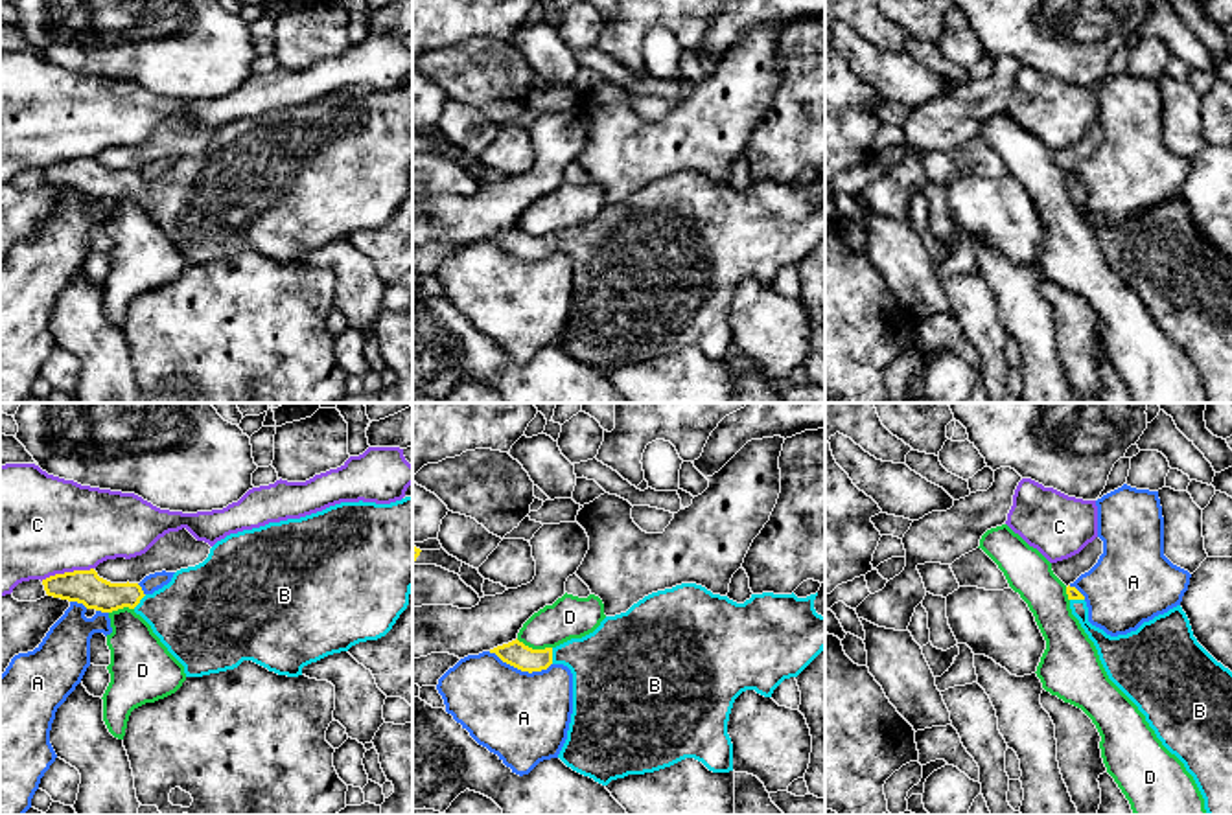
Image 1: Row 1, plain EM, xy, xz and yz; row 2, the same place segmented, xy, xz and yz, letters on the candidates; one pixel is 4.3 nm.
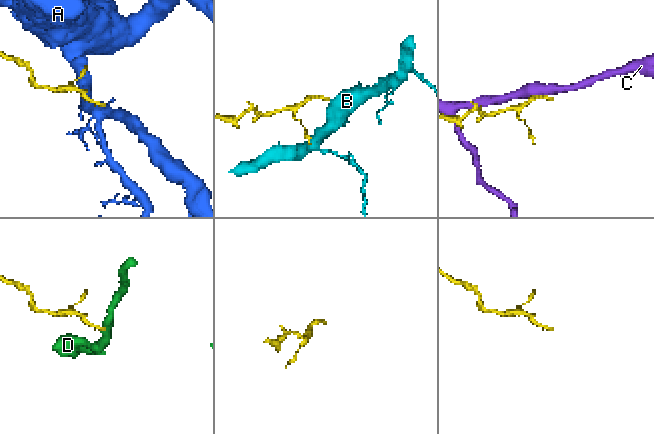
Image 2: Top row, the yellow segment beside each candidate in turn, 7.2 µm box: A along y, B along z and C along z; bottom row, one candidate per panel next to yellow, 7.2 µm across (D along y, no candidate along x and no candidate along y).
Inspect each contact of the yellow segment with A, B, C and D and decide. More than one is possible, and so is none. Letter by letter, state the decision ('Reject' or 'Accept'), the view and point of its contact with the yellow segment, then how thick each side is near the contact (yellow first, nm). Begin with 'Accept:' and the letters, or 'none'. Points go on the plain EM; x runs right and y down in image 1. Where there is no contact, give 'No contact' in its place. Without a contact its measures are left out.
Accept: B
A: Reject. Touches yellow at xz (520, 256). Thickness 110 nm (yellow) against 400 nm
B: Accept. Touches yellow at xz (551, 243). Thickness 110 nm (yellow) against 320 nm
C: Reject. Touches yellow at xy (67, 160). Thickness 150 nm (yellow) against 460 nm
D: Reject. Touches yellow at xz (534, 238). Thickness 110 nm (yellow) against 190 nm

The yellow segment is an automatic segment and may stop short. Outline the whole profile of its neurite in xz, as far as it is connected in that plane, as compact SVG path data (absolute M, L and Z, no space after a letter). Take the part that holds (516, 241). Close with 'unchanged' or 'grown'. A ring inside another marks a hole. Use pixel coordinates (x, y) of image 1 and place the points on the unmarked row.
M681 171L657 178L626 201L606 204L600 213L556 235L532 237L517 226L490 237L503 250L521 259L541 259L551 252L564 252L573 261L573 302L567 327L558 346L573 359L608 373L628 362L654 361L685 346L702 350L713 361L733 359L733 331L727 309L735 287L755 278L772 285L773 278L790 265L797 265L825 237L825 204L814 197L816 182L751 182L744 191L713 182L702 173Z; grown

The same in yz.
M1066 175L1072 202L1094 230L1109 267L1138 294L1162 333L1193 364L1208 403L1232 403L1232 259L1193 224L1180 193L1144 210L1136 219L1110 224L1088 210L1085 184Z; grown

